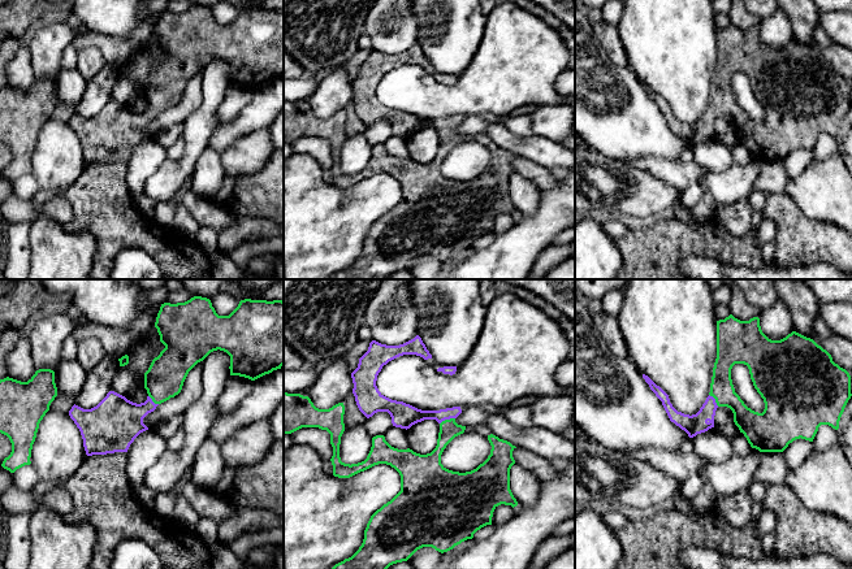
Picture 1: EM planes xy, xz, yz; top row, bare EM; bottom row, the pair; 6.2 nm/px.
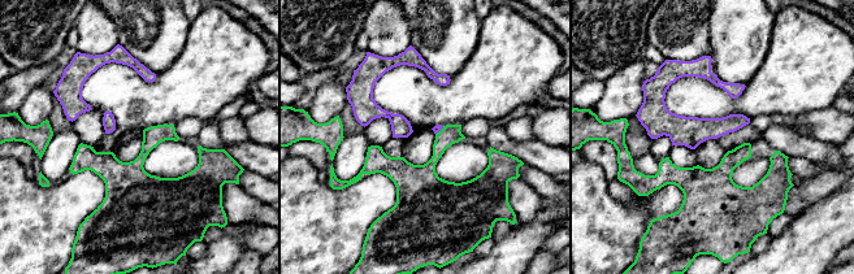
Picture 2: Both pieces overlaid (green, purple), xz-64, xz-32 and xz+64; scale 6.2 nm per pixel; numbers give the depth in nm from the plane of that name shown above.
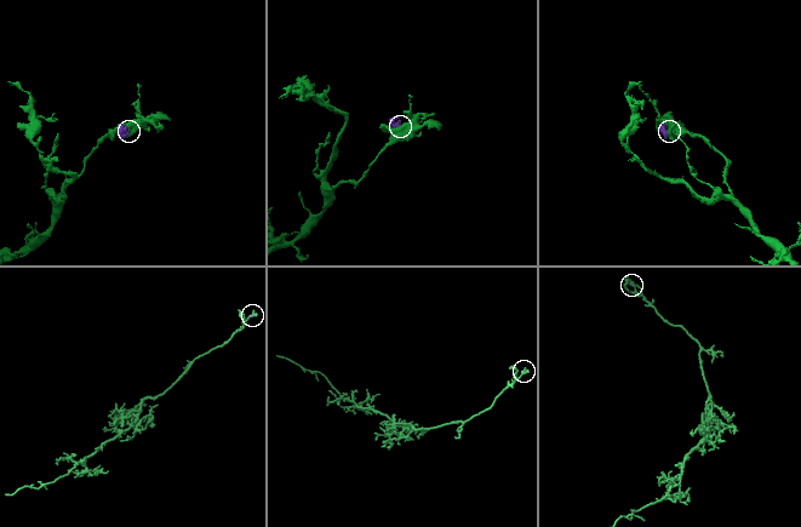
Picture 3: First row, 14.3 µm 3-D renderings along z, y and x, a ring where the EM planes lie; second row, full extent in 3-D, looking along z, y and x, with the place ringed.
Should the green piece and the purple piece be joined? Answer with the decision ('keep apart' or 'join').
join

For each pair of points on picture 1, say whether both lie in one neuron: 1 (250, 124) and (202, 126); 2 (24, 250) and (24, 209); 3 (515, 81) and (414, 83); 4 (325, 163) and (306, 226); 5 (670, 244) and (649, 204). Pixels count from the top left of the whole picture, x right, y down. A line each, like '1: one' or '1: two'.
1: two
2: two
3: one
4: two
5: two

